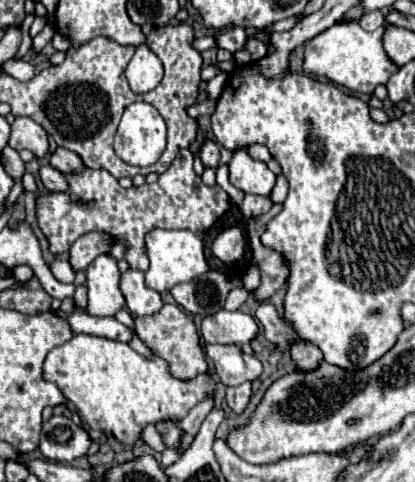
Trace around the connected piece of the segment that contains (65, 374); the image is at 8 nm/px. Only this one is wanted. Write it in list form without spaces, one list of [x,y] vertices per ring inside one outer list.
[[[76,334],[68,344],[56,346],[44,362],[44,378],[60,384],[62,394],[76,404],[82,420],[94,428],[112,434],[120,444],[124,446],[134,446],[140,444],[140,436],[146,424],[158,424],[164,420],[182,420],[190,408],[194,408],[200,400],[208,396],[216,396],[216,382],[210,372],[198,374],[192,380],[180,380],[170,374],[170,364],[160,358],[144,358],[138,352],[134,352],[128,344],[110,340],[110,338],[100,338],[100,336],[90,336],[90,334]]]

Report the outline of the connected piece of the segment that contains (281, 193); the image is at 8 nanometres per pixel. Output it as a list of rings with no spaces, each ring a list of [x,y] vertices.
[[[280,174],[278,176],[278,180],[276,180],[276,186],[274,186],[274,190],[272,190],[272,194],[270,194],[270,198],[274,200],[274,202],[284,202],[286,200],[286,196],[288,196],[288,182],[286,182],[286,178]]]

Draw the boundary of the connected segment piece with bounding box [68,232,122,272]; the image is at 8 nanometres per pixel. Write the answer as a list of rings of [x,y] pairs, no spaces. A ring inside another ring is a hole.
[[[90,232],[90,234],[80,236],[80,240],[76,240],[72,244],[72,248],[70,248],[68,262],[70,262],[72,270],[74,272],[84,272],[94,262],[94,258],[98,258],[102,254],[102,246],[106,248],[106,252],[112,254],[114,260],[122,258],[120,246],[118,244],[114,246],[110,242],[110,236],[104,236],[104,234],[98,234],[98,232]]]

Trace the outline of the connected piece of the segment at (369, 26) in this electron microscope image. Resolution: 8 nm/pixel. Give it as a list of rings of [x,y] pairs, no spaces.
[[[372,10],[372,12],[366,12],[362,14],[362,18],[358,20],[358,24],[366,30],[366,32],[372,32],[376,28],[380,28],[384,24],[384,14],[380,10]]]

